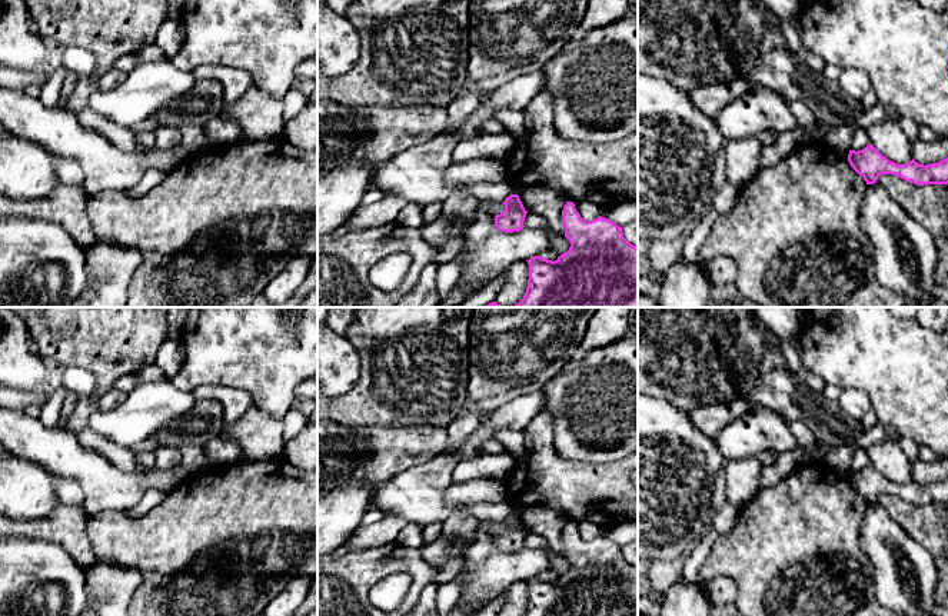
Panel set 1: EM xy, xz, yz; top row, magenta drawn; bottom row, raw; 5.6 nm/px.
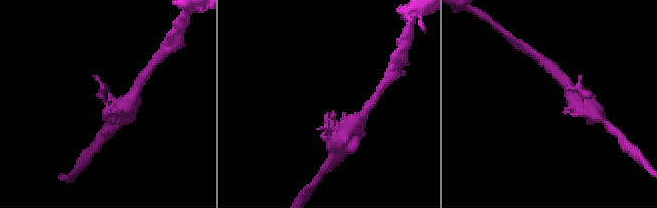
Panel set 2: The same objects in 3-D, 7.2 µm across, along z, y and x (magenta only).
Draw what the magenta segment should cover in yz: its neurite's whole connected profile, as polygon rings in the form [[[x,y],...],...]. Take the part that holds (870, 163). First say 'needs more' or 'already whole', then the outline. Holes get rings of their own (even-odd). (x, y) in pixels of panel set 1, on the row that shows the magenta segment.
already whole; [[[869,144],[858,151],[849,150],[848,162],[866,184],[877,183],[881,174],[894,174],[918,186],[948,184],[948,157],[927,166],[914,159],[909,163],[897,164]]]

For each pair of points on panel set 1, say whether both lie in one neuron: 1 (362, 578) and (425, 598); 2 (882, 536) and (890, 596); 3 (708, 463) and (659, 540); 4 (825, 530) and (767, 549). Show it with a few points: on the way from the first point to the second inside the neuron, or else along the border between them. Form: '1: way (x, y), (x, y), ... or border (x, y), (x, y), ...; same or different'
1: border (439, 578), (429, 582), (416, 600); different
2: way (882, 550), (890, 582); same
3: way (689, 482), (659, 512), (659, 522); same
4: way (811, 530), (791, 549), (781, 549); same

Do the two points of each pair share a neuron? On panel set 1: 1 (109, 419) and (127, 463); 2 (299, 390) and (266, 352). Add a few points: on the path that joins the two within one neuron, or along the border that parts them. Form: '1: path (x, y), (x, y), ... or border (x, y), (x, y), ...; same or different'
1: border (90, 429), (129, 449); different
2: border (302, 379), (293, 389), (292, 400); different

